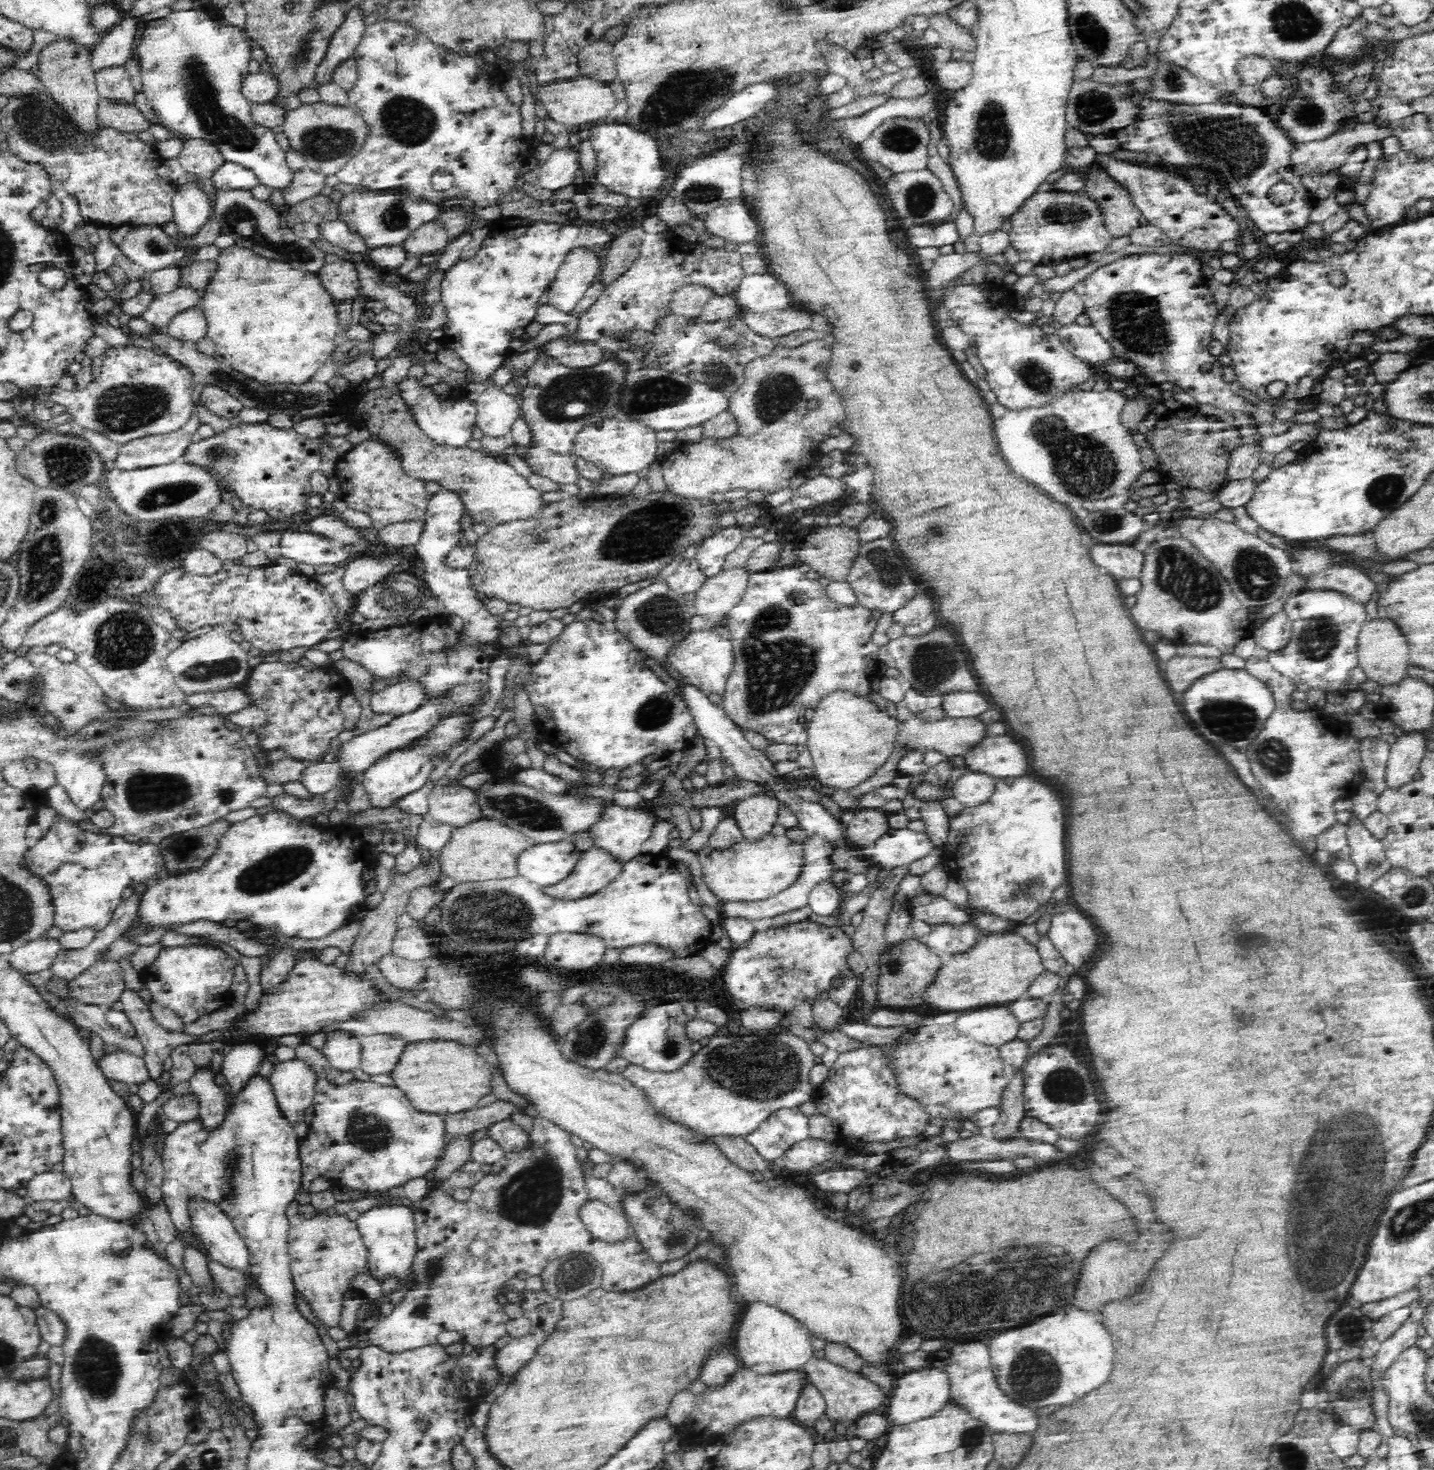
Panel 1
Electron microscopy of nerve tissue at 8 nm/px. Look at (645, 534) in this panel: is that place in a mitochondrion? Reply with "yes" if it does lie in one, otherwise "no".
yes

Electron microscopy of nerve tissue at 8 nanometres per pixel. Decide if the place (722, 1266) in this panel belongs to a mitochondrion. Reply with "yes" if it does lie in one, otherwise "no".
no

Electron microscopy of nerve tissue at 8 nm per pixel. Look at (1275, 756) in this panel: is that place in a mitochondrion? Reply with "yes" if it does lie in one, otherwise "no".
yes

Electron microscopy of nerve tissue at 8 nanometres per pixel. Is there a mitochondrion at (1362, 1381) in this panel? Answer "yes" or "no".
yes

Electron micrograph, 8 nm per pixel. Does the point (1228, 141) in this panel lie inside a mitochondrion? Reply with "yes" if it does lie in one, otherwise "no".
yes

